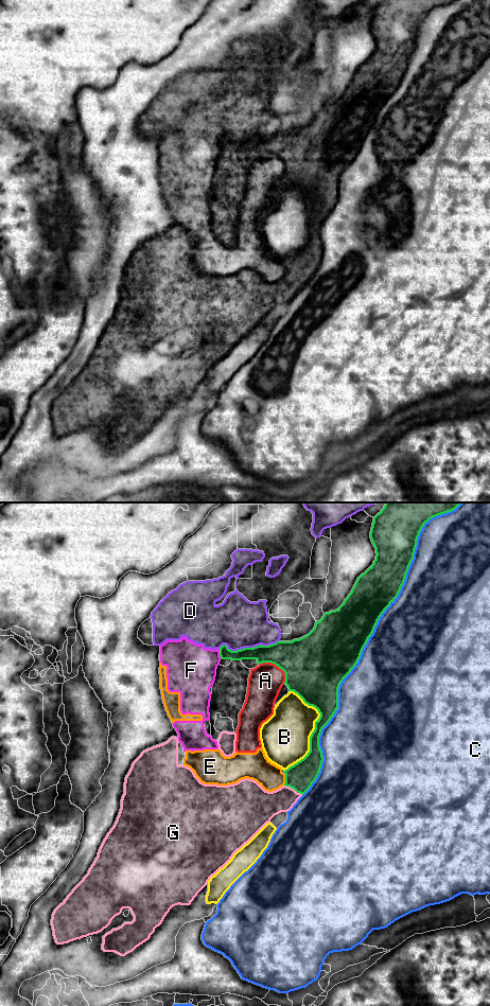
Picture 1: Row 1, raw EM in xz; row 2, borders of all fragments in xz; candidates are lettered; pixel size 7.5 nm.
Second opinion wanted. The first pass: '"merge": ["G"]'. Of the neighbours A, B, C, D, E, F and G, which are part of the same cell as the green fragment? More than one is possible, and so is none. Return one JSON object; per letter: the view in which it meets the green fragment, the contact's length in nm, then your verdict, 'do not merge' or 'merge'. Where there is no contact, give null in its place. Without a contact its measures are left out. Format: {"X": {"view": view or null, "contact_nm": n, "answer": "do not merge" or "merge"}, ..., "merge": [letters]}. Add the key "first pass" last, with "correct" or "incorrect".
{"A": {"view": "xz", "contact_nm": 240, "answer": "do not merge"}, "B": {"view": "xz", "contact_nm": 600, "answer": "do not merge"}, "C": {"view": "xz", "contact_nm": 1750, "answer": "do not merge"}, "D": {"view": "xz", "contact_nm": 460, "answer": "do not merge"}, "E": {"view": "xz", "contact_nm": 100, "answer": "do not merge"}, "F": {"view": "xz", "contact_nm": 80, "answer": "do not merge"}, "G": {"view": "xz", "contact_nm": 160, "answer": "merge"}, "merge": ["G"], "first pass": "correct"}

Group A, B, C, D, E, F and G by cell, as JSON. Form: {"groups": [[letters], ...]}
{"groups": [["A", "D", "E", "F"], ["B"], ["C"], ["G"]]}

